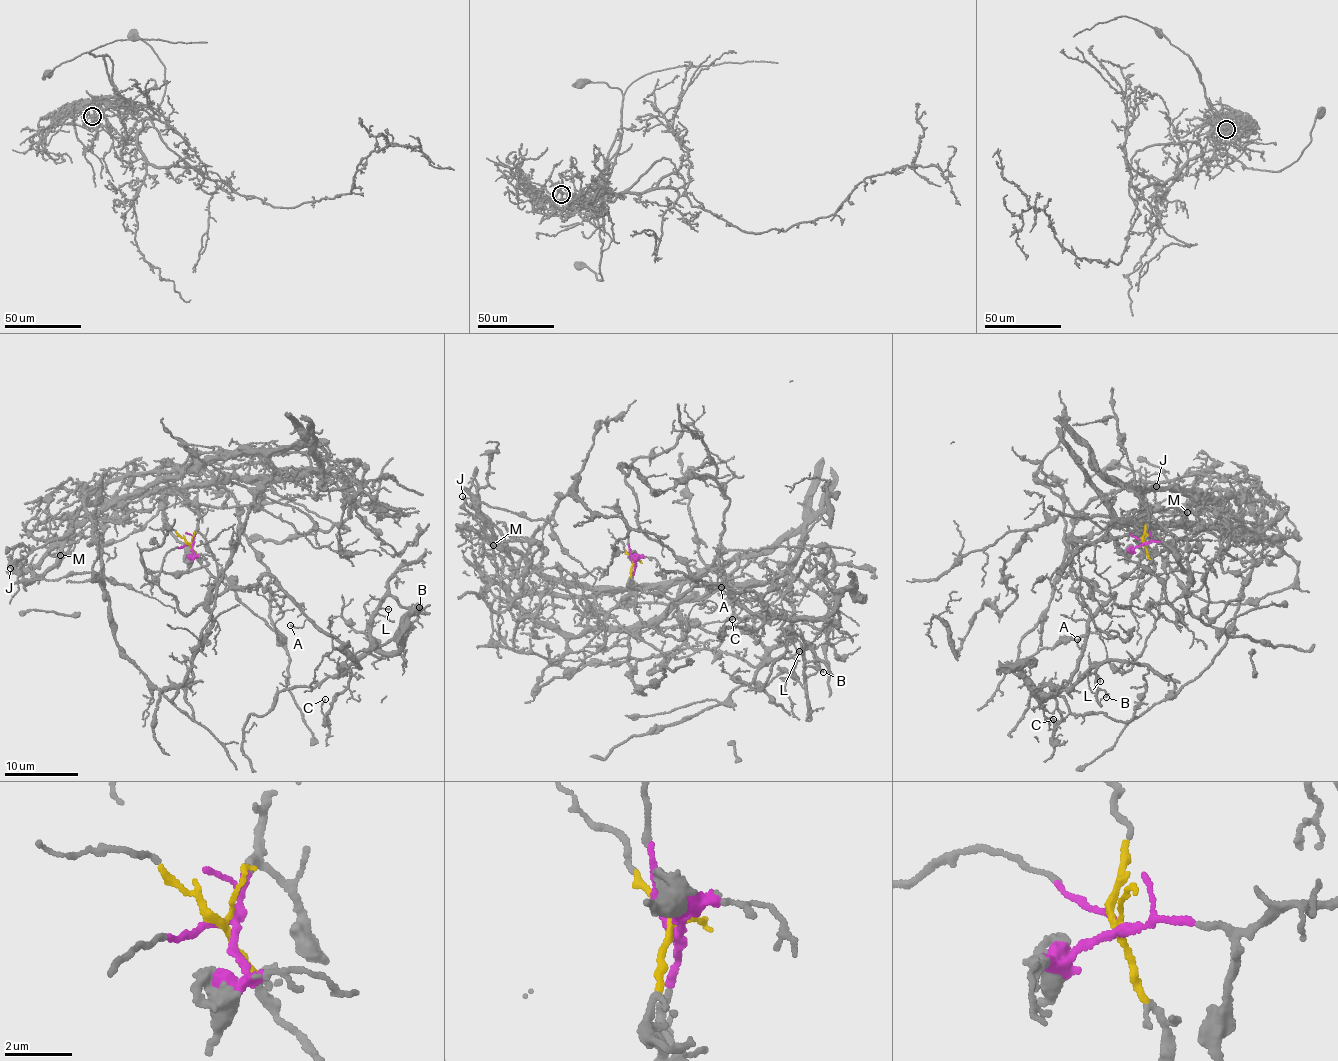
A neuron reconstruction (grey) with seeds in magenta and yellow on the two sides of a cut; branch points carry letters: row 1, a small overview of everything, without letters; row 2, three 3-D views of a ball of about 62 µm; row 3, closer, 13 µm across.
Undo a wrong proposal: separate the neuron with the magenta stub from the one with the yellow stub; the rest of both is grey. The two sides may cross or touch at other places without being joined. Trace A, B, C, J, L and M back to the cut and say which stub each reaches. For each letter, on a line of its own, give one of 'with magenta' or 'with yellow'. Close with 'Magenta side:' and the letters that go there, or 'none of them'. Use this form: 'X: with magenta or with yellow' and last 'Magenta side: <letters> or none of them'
A: with yellow
B: with yellow
C: with yellow
J: with magenta
L: with yellow
M: with magenta
Magenta side: J, M

